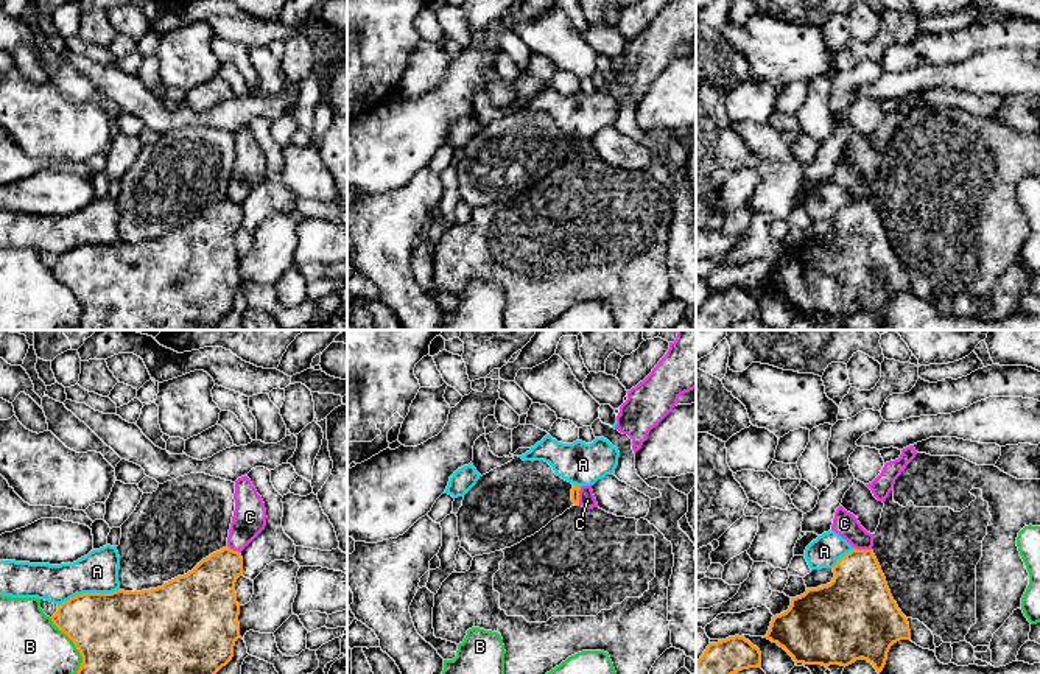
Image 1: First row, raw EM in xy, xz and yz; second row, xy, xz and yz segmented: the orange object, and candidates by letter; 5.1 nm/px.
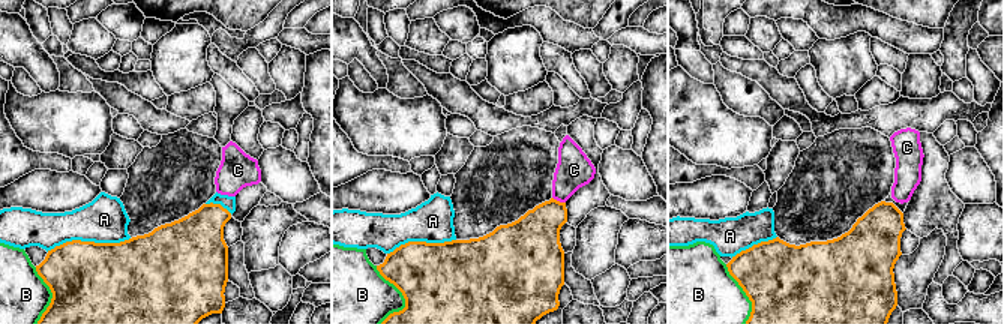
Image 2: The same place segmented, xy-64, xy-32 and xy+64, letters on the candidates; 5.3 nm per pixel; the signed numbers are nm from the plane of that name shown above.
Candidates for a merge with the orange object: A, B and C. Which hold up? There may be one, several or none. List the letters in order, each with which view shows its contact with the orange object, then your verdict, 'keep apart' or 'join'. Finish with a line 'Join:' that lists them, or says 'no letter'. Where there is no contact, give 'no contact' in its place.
A: contact in xy; keep apart
B: contact in xy; keep apart
C: contact in yz; keep apart
Join: no letter

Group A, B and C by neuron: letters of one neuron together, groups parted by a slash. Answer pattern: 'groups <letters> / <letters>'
groups A / B / C

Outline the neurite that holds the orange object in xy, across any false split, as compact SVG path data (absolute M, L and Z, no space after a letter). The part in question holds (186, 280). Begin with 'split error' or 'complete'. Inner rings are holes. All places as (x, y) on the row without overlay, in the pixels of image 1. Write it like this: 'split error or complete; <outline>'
complete; M226 198L162 238L83 244L59 255L51 272L73 293L83 308L78 324L67 330L213 330L232 311L235 293L240 290L235 233L241 226L241 204Z

